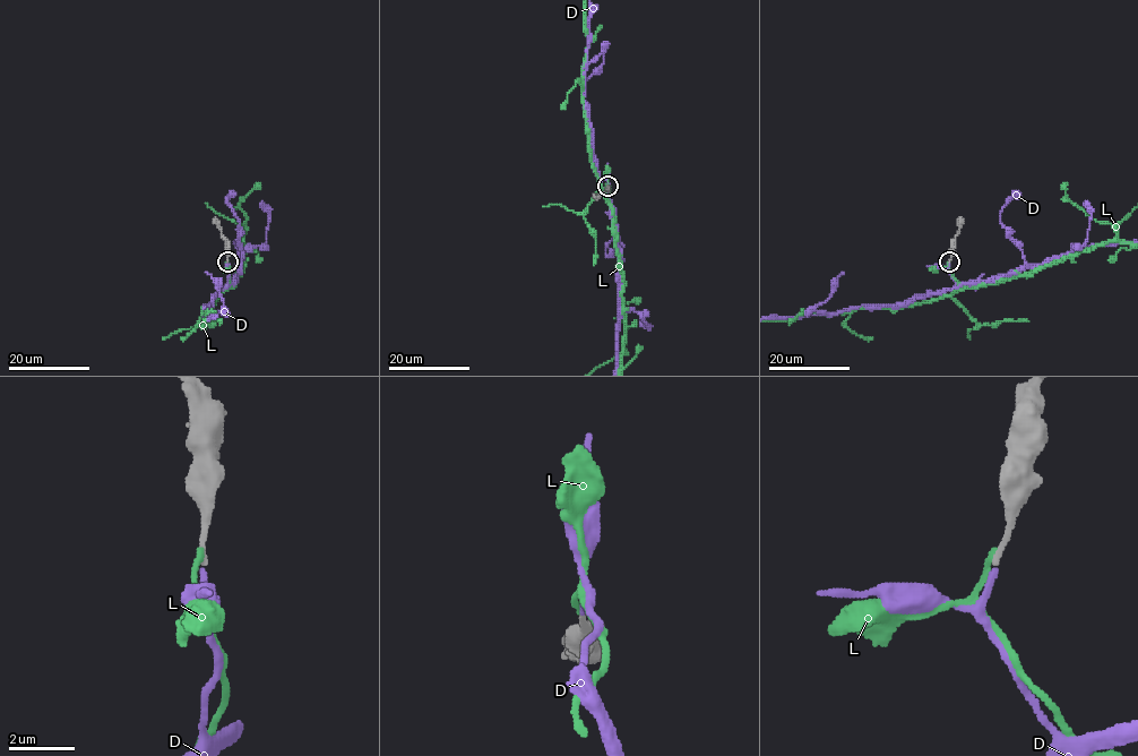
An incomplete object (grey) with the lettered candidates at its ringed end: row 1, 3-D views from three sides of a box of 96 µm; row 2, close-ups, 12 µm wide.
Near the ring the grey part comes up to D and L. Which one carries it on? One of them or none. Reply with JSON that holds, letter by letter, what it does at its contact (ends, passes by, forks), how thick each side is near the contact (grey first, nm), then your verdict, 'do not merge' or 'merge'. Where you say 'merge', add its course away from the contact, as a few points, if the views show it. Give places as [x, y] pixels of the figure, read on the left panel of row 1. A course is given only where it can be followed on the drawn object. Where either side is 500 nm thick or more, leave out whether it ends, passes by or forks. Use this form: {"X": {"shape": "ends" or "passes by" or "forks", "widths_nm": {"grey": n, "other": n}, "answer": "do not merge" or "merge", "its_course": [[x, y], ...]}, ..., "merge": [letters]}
{"D": {"shape": "ends", "widths_nm": {"grey": 150, "other": 190}, "answer": "merge"}, "L": {"shape": "ends", "widths_nm": {"grey": 180, "other": 170}, "answer": "do not merge"}, "merge": ["D"]}

